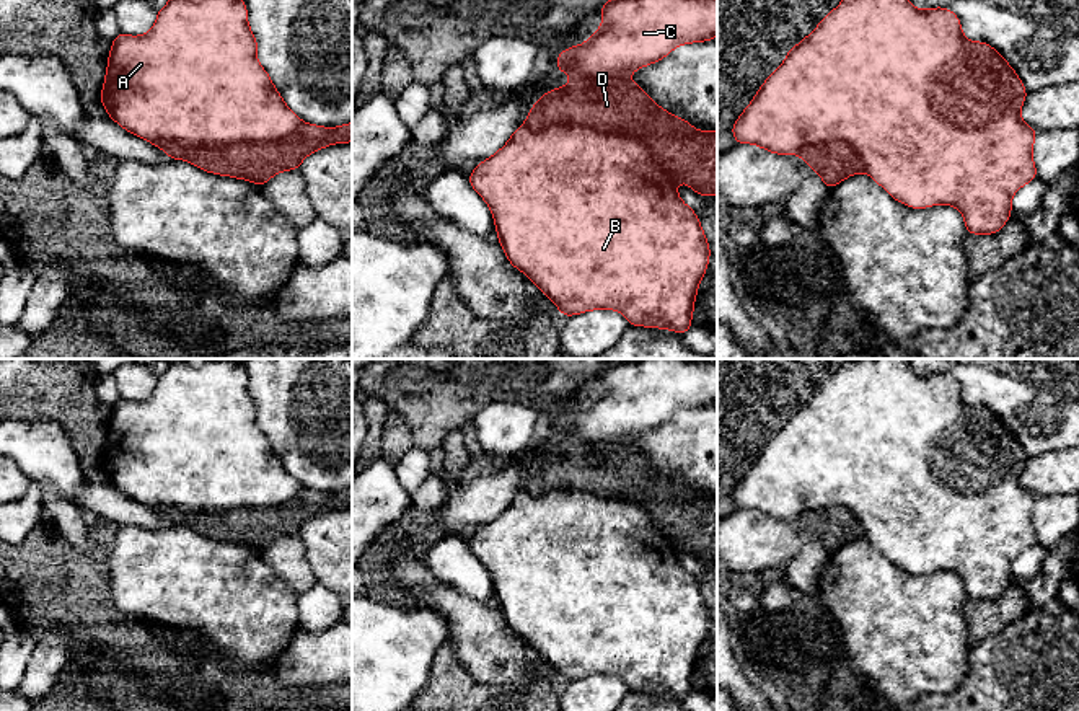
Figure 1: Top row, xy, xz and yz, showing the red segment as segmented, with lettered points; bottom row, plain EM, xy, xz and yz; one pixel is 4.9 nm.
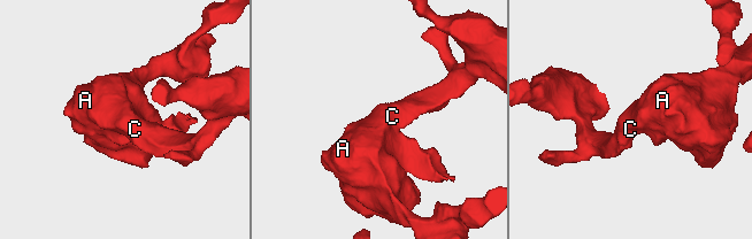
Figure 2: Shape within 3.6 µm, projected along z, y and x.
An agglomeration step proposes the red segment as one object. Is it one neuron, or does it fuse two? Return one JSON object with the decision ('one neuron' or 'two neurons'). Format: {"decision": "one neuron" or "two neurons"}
{"decision": "two neurons"}

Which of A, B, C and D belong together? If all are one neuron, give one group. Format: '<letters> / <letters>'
A B C / D

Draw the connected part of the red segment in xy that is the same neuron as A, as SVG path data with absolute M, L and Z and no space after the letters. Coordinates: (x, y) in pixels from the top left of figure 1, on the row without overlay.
M173 360L148 398L112 404L99 465L122 494L161 515L166 509L217 514L282 506L303 486L284 468L256 417L243 362Z

